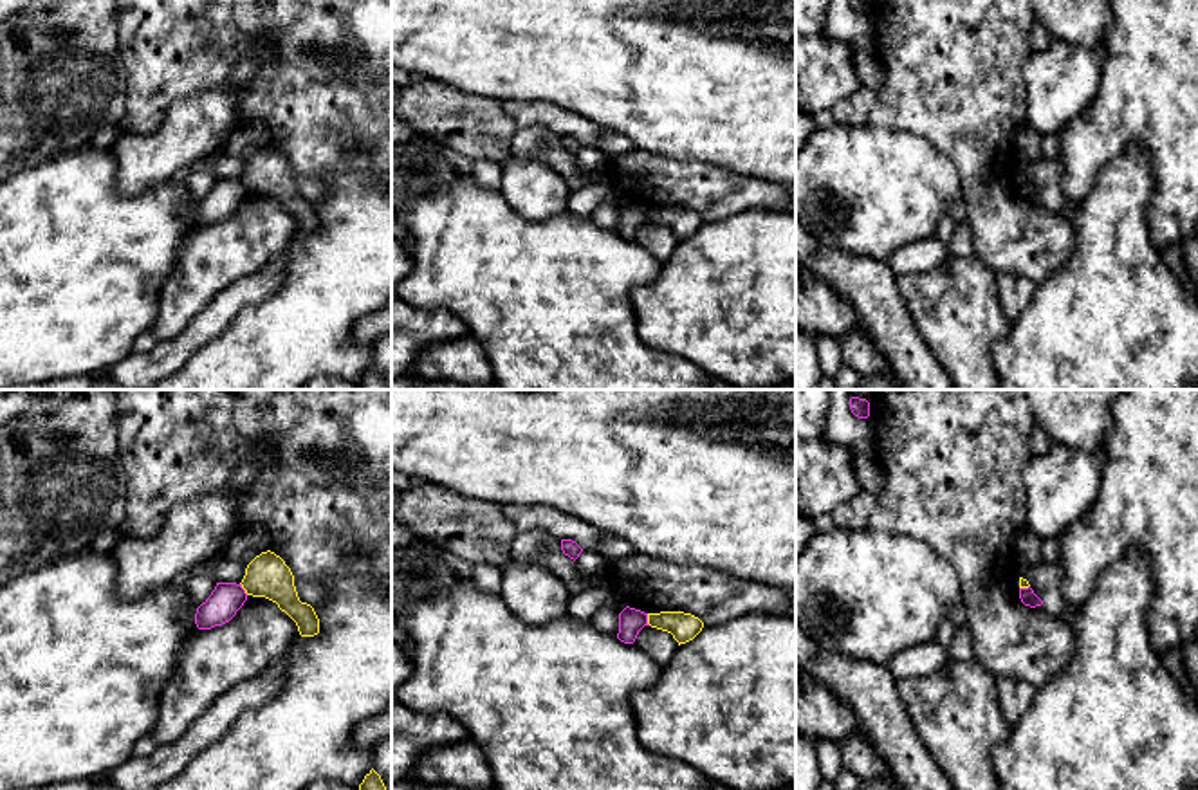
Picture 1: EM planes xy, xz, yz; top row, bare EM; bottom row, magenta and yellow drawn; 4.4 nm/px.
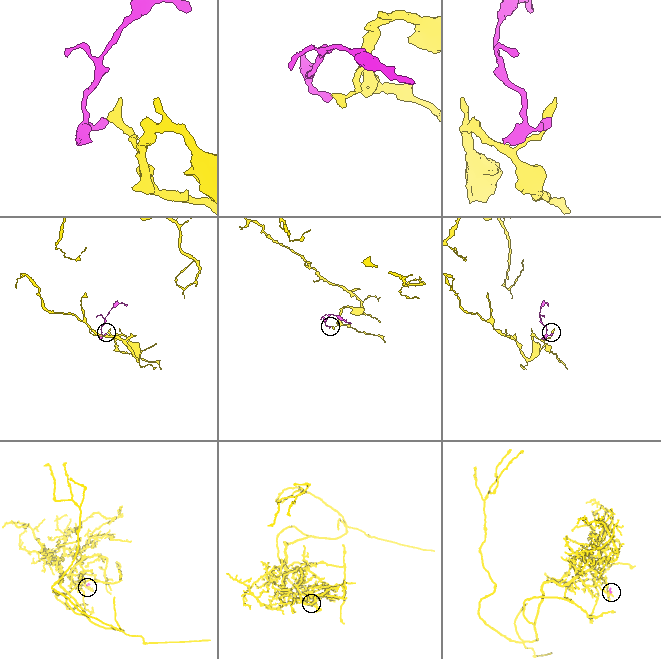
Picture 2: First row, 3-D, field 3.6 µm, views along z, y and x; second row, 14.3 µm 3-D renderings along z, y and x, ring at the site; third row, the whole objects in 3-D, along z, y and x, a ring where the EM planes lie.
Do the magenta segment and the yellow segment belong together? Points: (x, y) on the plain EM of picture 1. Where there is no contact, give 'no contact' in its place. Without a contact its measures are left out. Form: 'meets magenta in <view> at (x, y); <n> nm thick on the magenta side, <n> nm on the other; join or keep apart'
meets magenta in xz at (646, 215); 110 nm thick on the magenta side, 130 nm on the other; keep apart

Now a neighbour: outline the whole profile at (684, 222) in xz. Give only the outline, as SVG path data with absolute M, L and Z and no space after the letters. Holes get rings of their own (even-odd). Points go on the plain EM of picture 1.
M684 207L648 209L648 220L671 229L678 242L693 236L704 224L698 213Z

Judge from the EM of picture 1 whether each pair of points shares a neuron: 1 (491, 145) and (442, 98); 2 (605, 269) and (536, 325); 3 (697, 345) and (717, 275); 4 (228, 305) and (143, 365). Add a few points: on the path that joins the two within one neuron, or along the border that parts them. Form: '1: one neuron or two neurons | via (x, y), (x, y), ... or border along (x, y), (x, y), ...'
1: one neuron | via (479, 132), (455, 110)
2: one neuron | via (589, 273), (552, 309)
3: one neuron | via (715, 327), (717, 293)
4: one neuron | via (206, 325), (165, 359)

